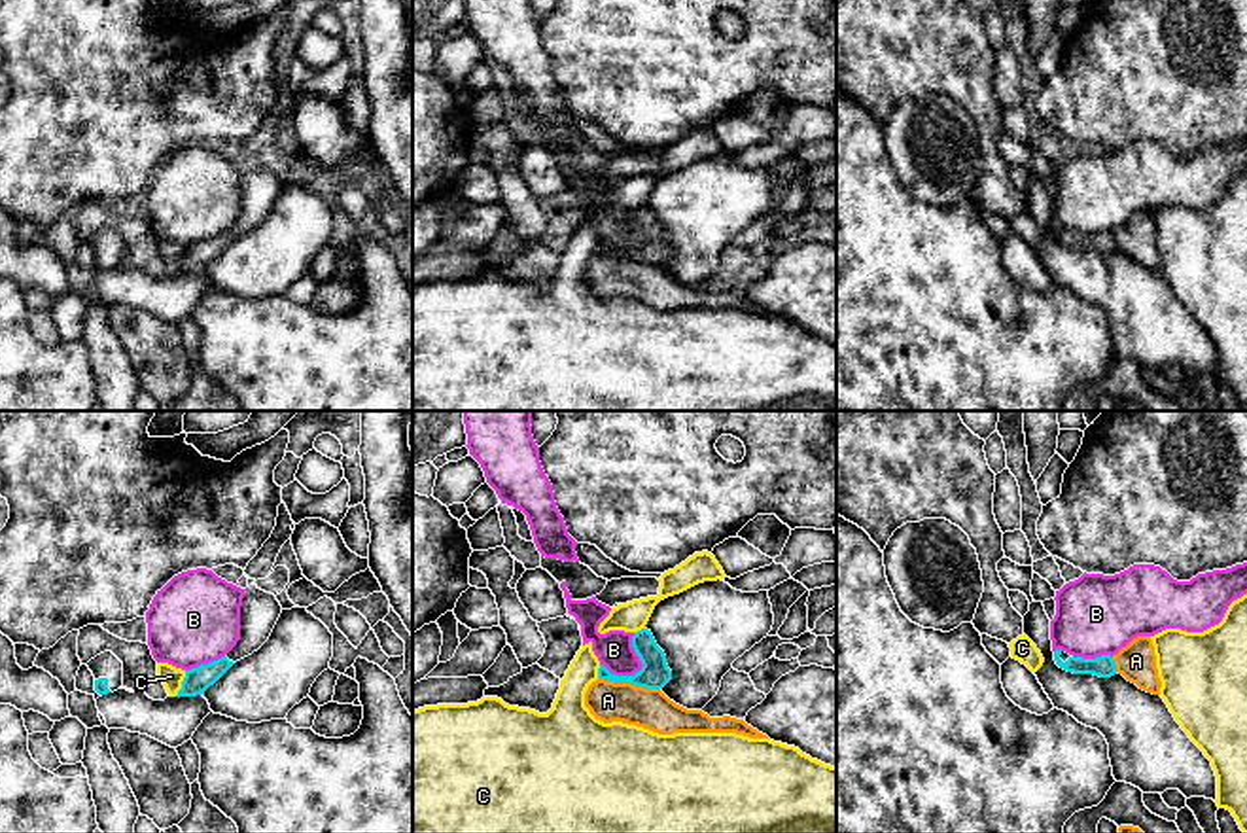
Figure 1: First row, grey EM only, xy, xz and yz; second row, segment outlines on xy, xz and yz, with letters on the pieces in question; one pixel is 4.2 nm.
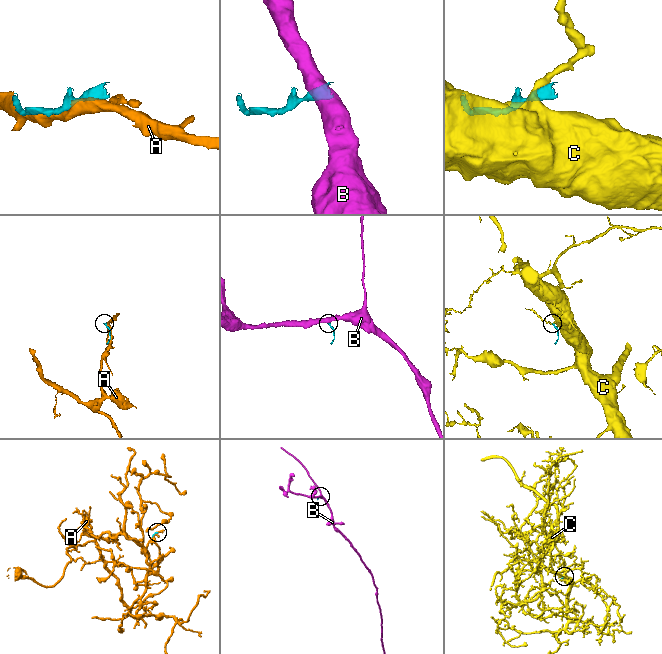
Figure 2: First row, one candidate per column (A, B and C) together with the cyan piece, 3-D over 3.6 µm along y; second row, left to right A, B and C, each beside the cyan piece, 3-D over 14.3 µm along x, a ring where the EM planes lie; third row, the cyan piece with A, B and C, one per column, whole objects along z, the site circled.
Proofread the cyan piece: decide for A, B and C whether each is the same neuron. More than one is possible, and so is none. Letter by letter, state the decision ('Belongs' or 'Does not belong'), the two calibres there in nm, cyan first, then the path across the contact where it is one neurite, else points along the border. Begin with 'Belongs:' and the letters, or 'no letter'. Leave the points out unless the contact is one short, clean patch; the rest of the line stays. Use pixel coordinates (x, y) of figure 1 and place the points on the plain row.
Belongs: no letter
A: Does not belong. Thickness 120 nm (cyan) against 170 nm
B: Does not belong. Thickness 120 nm (cyan) against 160 nm. Boundary: xz (634, 209), (632, 222), (642, 243), (632, 250), (615, 252)
C: Does not belong. Thickness 110 nm (cyan) against 90 nm. Boundary: xy (186, 247), (175, 271)

